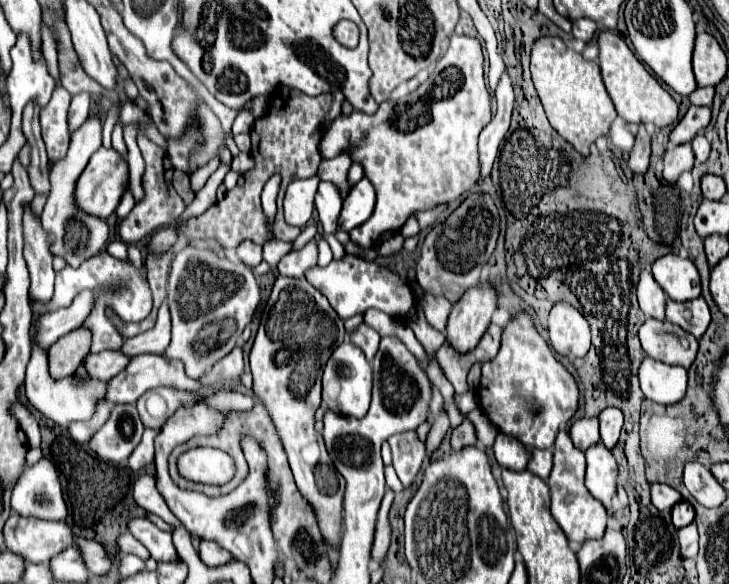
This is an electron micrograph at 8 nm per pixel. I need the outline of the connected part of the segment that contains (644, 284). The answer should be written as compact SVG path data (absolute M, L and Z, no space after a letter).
M643 269L639 275L639 285L637 285L637 299L639 307L647 317L655 319L665 319L665 293L657 285L657 281L651 275L651 269Z

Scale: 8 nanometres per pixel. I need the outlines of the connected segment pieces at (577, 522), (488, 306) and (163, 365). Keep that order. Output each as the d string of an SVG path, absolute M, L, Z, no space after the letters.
M559 431L553 453L553 469L547 479L547 485L551 489L551 515L559 523L567 539L579 545L585 543L587 539L601 539L609 517L605 507L601 507L597 499L591 499L589 491L583 487L583 475L585 475L585 455L573 447L567 431Z
M491 283L471 287L453 305L445 337L461 353L473 349L487 331L497 309L497 293Z
M137 355L137 357L131 359L131 363L127 365L125 371L115 375L115 379L111 379L107 383L107 399L113 401L113 403L135 403L145 391L151 391L151 389L157 389L157 387L195 391L199 385L185 375L181 361L167 359L163 355Z

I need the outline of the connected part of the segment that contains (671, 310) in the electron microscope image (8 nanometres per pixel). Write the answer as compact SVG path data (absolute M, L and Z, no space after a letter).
M703 297L683 303L667 299L667 321L679 325L683 331L691 333L697 339L701 339L701 335L707 331L709 319L709 307Z

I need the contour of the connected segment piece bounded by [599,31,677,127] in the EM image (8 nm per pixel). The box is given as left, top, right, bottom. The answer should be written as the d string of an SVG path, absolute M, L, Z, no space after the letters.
M613 31L599 33L599 67L607 93L617 109L617 115L627 123L653 123L655 127L667 127L677 121L677 103L661 87L661 83L645 69L645 65L633 55L623 37Z

